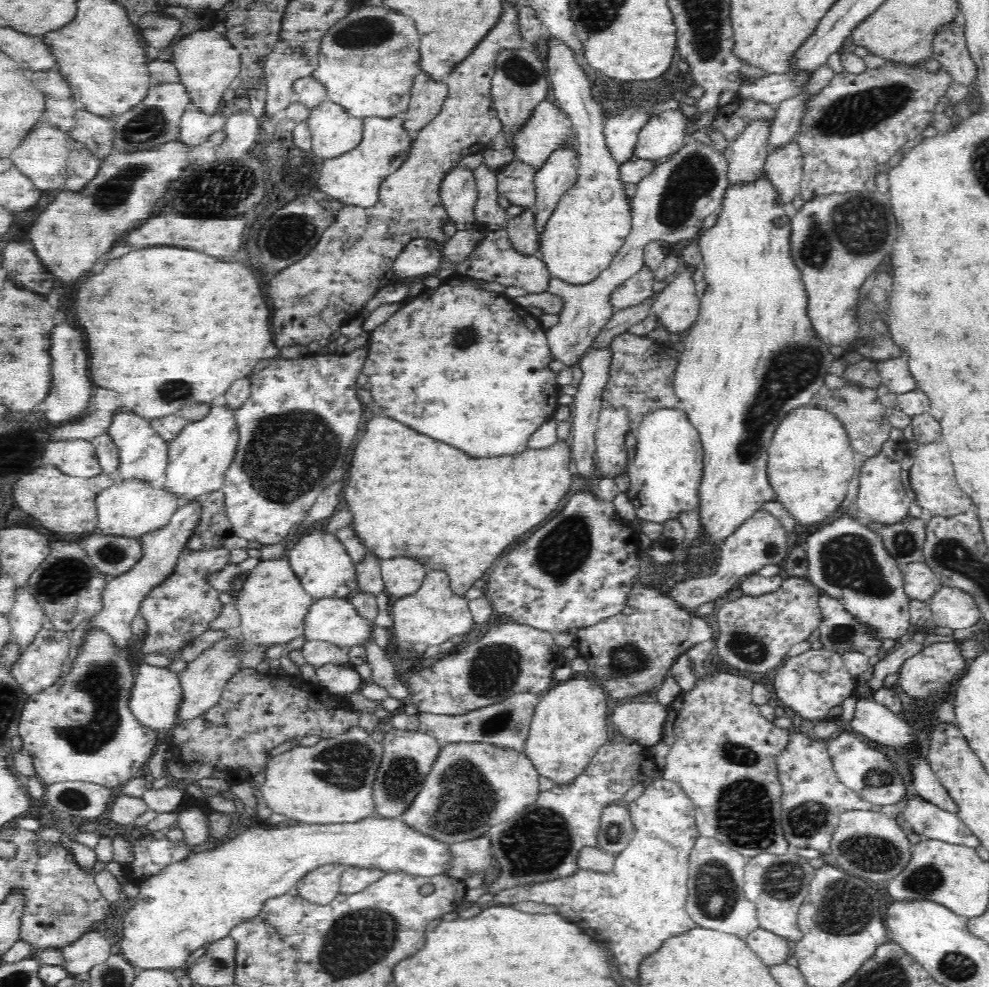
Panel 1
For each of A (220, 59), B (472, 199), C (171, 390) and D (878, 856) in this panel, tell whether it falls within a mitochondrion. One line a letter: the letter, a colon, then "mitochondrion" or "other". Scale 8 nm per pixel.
A: other
B: other
C: mitochondrion
D: mitochondrion

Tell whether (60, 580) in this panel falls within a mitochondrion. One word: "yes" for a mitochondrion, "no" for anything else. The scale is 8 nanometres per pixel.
yes

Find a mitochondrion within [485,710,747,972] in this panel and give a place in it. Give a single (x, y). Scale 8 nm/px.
(543, 838)

